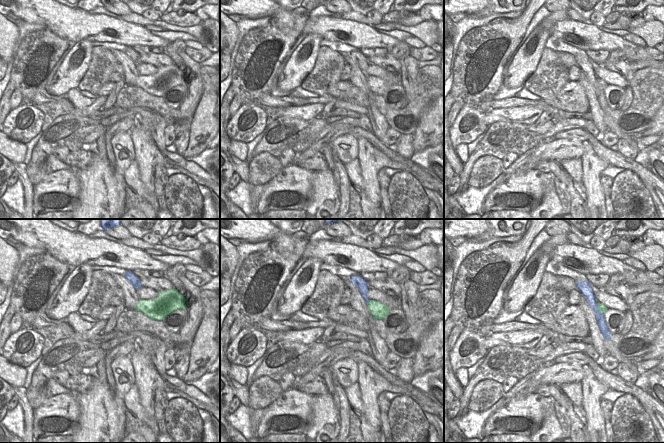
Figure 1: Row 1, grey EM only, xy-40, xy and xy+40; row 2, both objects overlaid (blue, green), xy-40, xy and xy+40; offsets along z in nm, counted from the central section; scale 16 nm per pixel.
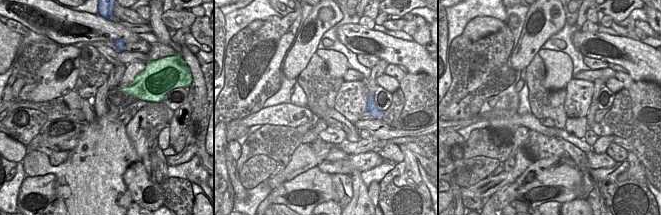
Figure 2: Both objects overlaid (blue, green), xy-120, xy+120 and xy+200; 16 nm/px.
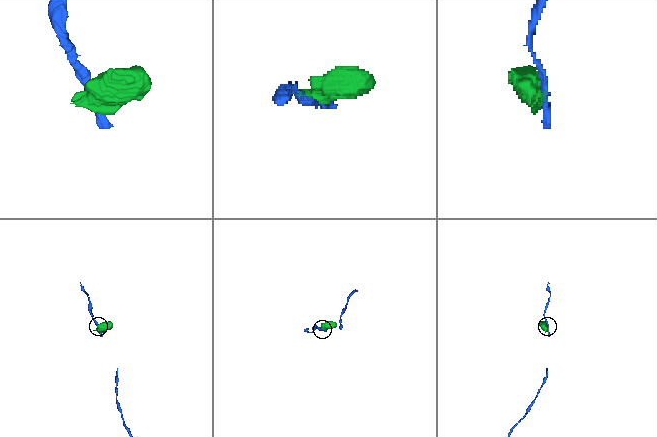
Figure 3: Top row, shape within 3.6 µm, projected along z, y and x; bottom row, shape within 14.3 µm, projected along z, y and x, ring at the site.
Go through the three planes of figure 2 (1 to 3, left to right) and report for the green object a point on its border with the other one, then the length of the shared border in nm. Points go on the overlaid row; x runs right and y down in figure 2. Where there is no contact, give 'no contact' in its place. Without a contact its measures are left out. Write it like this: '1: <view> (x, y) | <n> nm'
1: no contact
2: no contact
3: no contact

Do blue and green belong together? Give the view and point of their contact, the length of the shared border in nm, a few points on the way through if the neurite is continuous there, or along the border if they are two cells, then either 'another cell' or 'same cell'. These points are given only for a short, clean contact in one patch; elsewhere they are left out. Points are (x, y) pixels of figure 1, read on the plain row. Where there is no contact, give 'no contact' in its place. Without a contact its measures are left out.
xy+40 (597, 84) | 260 nm | along xy+40 (595, 77), (598, 85), (603, 90) | another cell

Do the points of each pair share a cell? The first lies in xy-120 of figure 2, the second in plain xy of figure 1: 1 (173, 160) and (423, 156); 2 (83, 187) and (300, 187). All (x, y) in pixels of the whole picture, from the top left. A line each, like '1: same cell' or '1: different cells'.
1: different cells
2: different cells

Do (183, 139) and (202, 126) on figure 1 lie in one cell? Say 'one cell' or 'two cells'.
two cells

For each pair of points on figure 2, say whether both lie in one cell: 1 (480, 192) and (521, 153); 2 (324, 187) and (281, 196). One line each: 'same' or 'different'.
1: same
2: same

